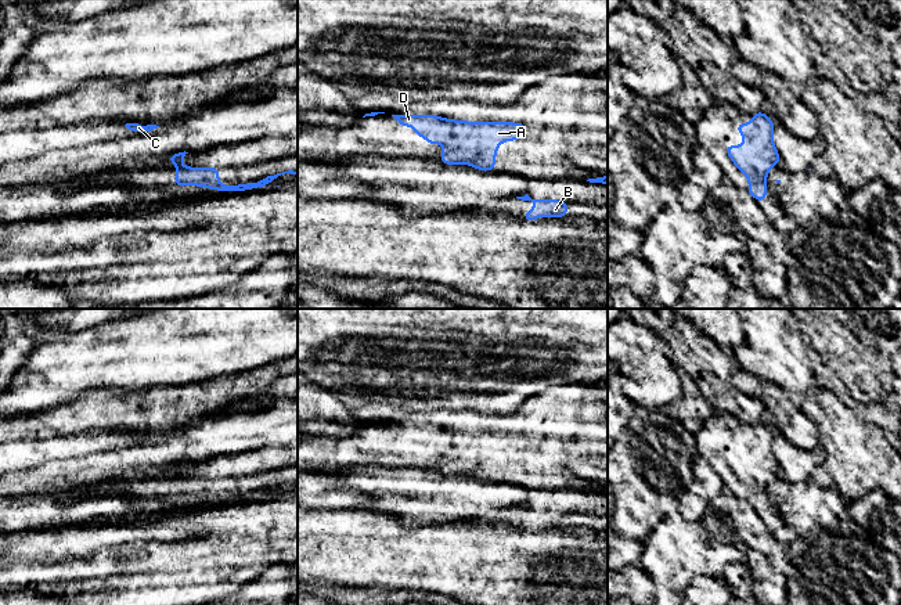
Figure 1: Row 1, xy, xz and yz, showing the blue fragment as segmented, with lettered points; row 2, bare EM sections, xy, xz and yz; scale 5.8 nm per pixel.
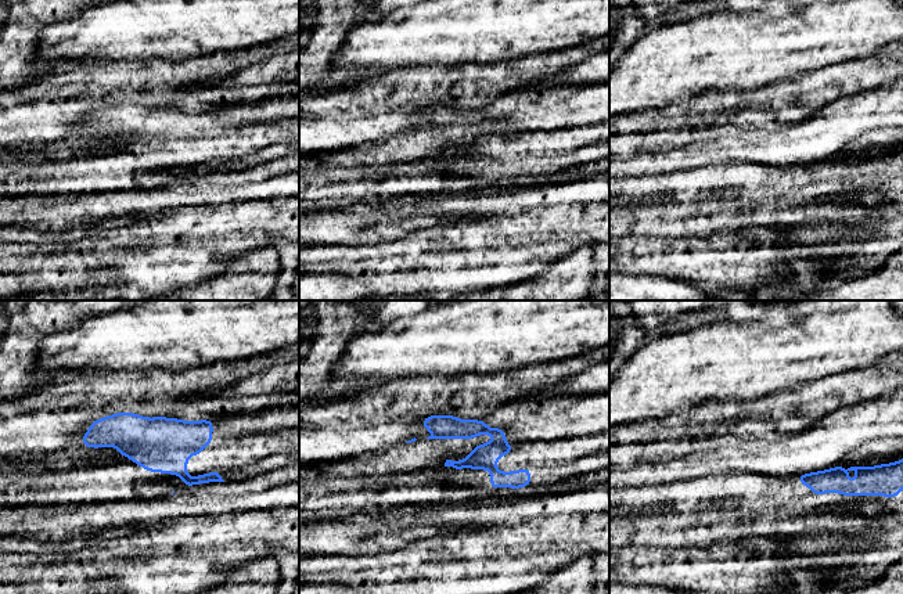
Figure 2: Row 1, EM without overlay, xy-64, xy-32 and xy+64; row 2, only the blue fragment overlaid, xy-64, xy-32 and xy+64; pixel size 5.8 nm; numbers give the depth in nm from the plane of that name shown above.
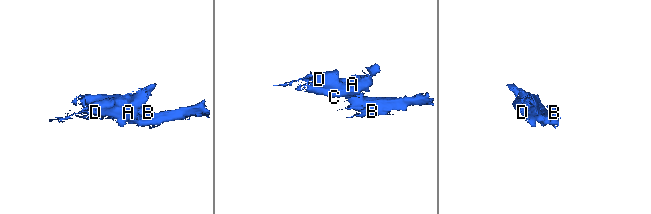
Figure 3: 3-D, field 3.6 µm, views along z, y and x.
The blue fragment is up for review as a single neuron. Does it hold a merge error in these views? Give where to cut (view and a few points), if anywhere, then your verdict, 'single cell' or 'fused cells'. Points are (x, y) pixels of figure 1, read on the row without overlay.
cut in xy along (169, 470), (180, 475); fused cells

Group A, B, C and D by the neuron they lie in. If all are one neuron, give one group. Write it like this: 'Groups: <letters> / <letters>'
Groups: A C D / B

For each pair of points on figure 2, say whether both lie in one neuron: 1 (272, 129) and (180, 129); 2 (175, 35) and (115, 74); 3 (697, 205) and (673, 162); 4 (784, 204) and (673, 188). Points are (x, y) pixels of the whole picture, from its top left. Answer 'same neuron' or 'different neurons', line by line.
1: same neuron
2: different neurons
3: different neurons
4: different neurons

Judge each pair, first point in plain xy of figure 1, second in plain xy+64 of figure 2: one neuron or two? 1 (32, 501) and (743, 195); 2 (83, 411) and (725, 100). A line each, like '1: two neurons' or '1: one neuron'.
1: two neurons
2: one neuron

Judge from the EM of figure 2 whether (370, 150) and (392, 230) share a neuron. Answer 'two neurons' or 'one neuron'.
two neurons

